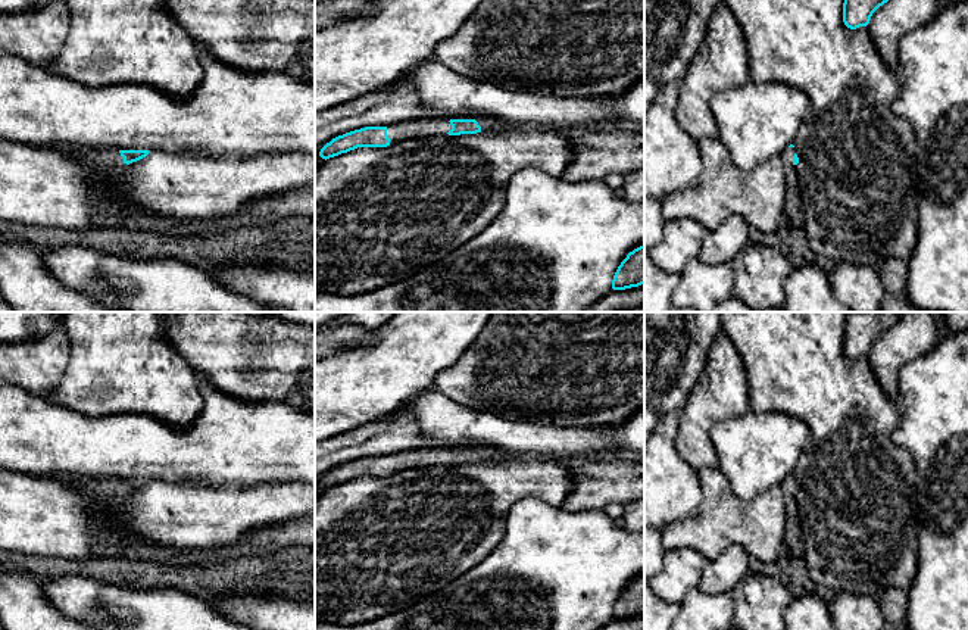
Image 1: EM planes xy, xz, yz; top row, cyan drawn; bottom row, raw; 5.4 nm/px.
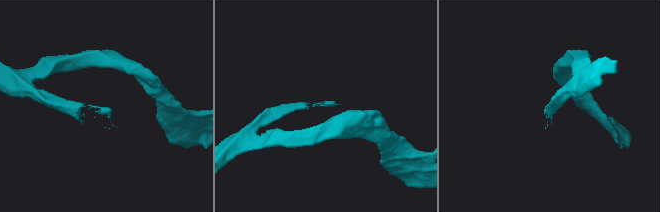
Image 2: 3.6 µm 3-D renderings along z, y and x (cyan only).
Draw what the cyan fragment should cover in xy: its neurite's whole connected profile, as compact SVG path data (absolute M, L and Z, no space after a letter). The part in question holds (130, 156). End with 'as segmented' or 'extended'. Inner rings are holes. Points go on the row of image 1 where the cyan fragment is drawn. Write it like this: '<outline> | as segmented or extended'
M60 146L63 150L75 155L94 177L110 174L115 168L125 168L127 165L146 158L149 150L116 150L97 149L85 146Z | extended

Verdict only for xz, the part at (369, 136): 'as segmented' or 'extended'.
extended

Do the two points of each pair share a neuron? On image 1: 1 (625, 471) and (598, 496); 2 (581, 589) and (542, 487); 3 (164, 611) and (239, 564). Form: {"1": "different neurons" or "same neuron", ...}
{"1": "same neuron", "2": "different neurons", "3": "different neurons"}

